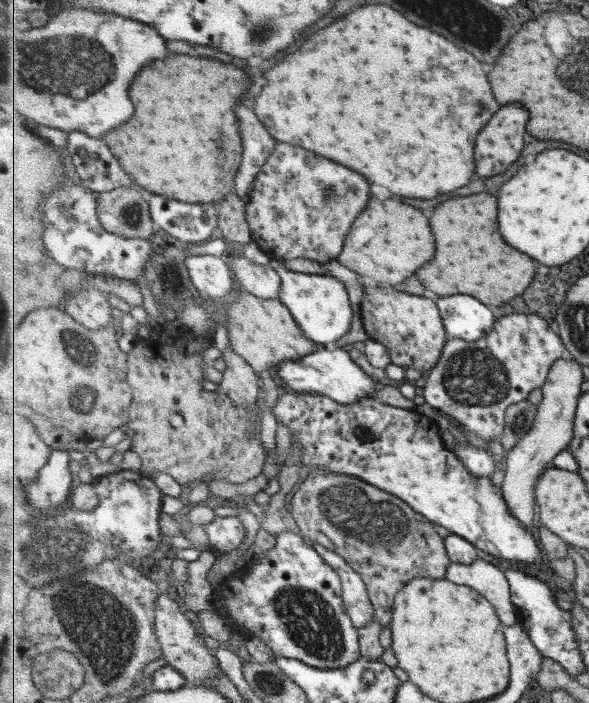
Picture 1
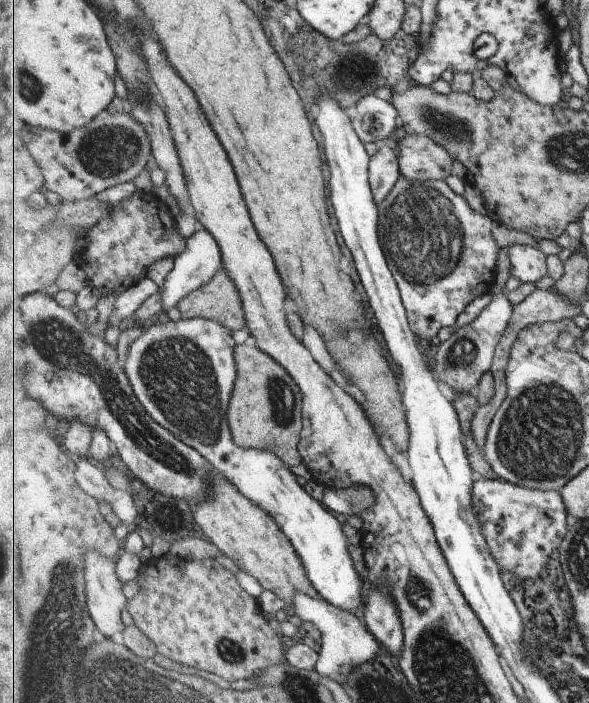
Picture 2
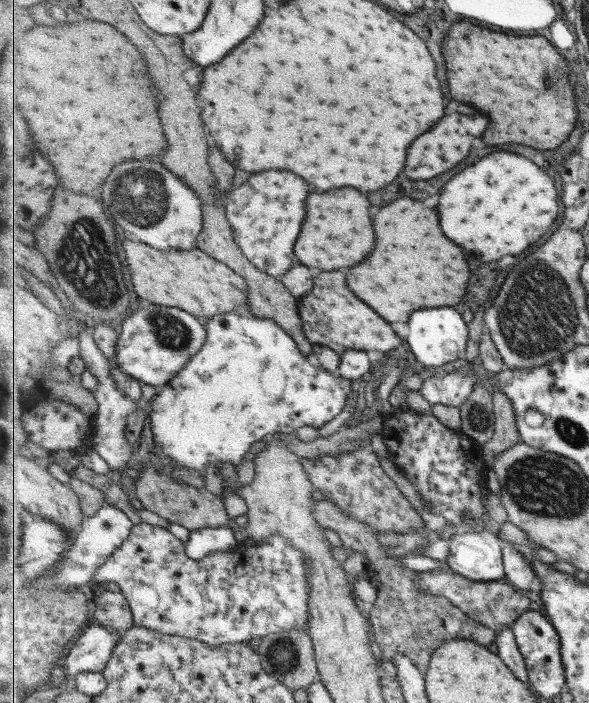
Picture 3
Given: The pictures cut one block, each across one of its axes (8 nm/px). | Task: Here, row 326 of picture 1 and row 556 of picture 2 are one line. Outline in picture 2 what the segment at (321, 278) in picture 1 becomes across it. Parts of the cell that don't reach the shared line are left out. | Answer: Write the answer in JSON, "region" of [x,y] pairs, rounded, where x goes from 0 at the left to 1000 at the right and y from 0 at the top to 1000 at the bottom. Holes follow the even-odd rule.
{"region":[[[307,452],[278,461],[263,455],[253,461],[243,477],[221,484],[211,522],[228,549],[229,560],[234,562],[234,568],[248,579],[250,586],[302,624],[333,637],[372,677],[392,684],[421,710],[452,725],[480,752],[487,765],[492,765],[516,799],[523,821],[543,842],[545,851],[577,866],[599,871],[613,862],[613,856],[616,858],[616,834],[603,811],[599,794],[593,788],[593,768],[582,760],[582,748],[569,737],[569,730],[518,700],[518,694],[506,683],[508,679],[491,669],[491,663],[479,651],[474,651],[472,646],[430,636],[411,636],[397,627],[385,583],[390,580],[404,541],[401,491],[394,469],[368,455]]]}

